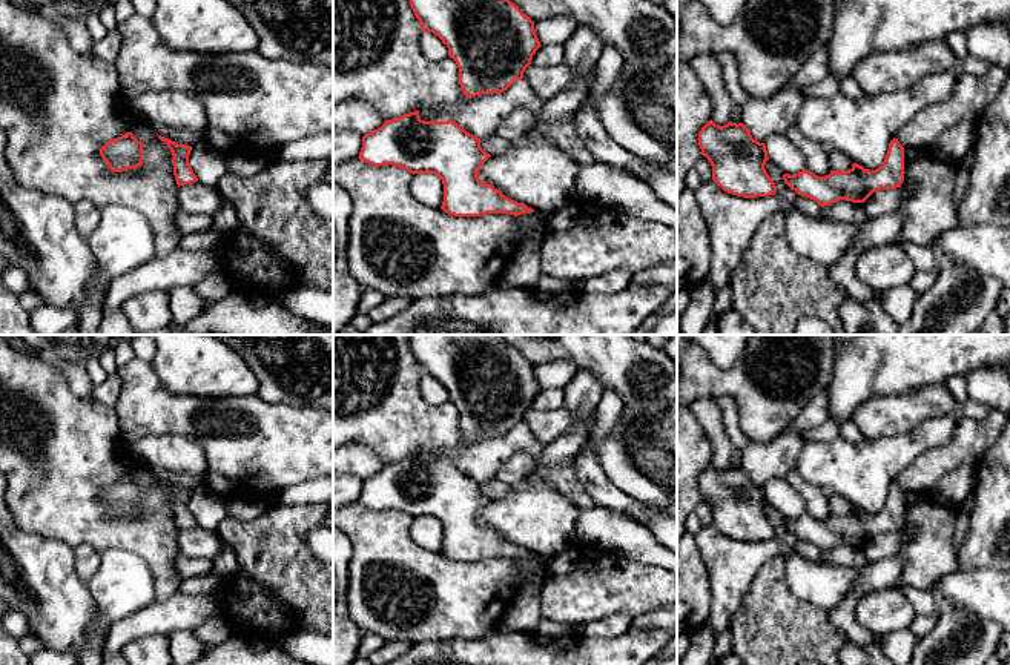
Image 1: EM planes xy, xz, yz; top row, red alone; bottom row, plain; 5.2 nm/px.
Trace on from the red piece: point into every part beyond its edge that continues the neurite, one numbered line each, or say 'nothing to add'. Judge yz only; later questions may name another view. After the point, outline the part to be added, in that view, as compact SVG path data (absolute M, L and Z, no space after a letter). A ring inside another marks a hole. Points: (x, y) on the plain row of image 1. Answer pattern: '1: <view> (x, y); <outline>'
nothing to add

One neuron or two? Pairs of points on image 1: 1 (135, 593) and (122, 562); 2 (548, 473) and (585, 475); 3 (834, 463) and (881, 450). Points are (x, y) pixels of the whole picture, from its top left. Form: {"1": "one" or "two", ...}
{"1": "one", "2": "two", "3": "one"}

